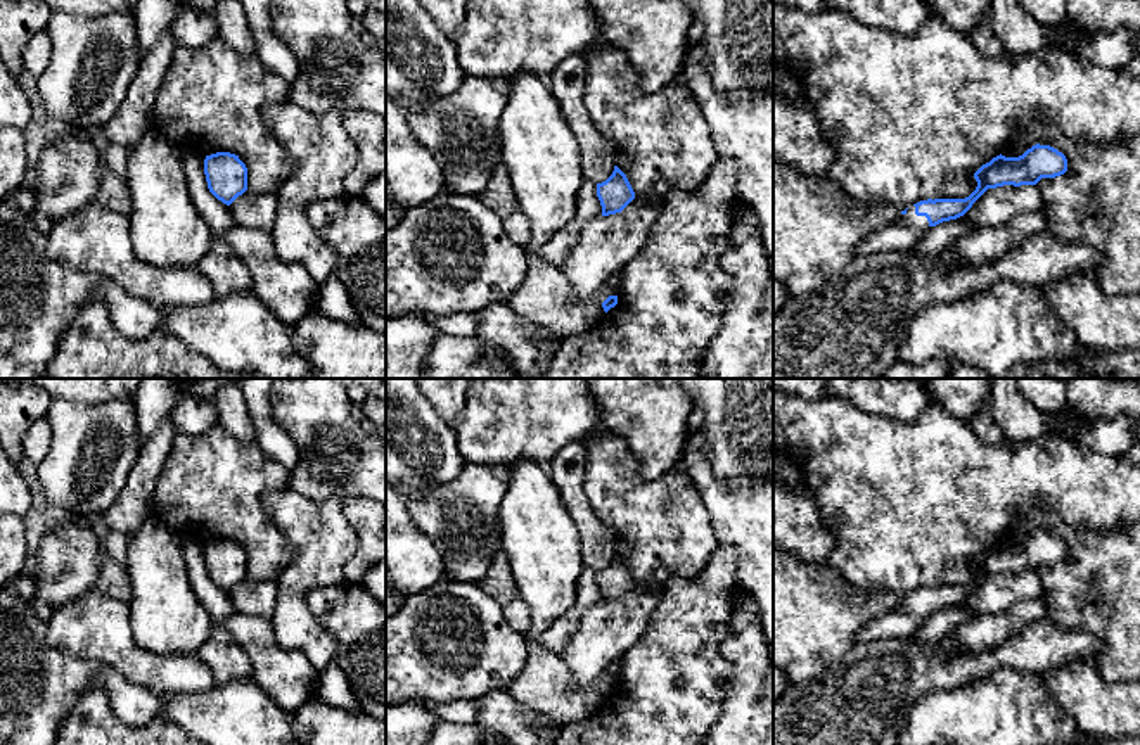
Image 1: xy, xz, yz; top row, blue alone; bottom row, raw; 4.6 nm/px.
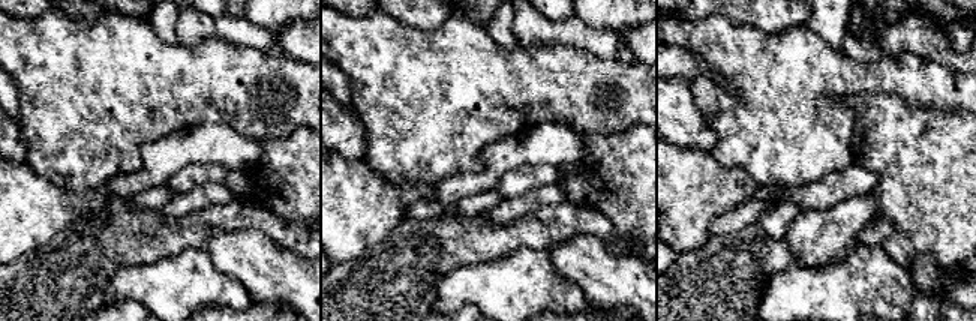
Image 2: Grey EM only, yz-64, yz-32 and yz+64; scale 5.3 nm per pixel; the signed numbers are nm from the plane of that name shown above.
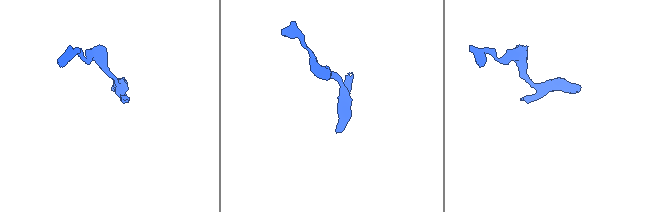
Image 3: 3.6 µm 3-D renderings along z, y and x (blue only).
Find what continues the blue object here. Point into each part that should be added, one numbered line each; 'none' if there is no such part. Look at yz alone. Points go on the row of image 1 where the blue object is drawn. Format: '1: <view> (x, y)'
1: yz (898, 237)

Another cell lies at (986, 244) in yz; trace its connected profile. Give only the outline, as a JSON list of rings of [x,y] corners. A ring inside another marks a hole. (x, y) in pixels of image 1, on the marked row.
[[[1040,211],[1022,213],[998,226],[976,228],[953,240],[951,251],[957,263],[979,268],[1024,244],[1034,233],[1047,230],[1047,218]]]

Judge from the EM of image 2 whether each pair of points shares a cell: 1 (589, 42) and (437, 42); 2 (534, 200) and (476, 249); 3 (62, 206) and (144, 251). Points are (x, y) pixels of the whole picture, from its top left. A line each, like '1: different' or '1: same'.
1: different
2: different
3: different

